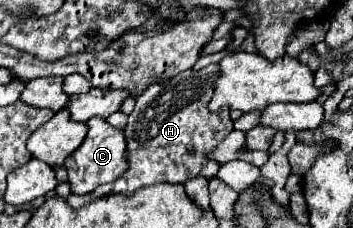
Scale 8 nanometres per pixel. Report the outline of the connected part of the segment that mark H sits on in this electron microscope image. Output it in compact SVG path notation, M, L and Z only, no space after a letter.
M208 65L200 71L186 69L176 77L160 83L152 83L138 99L134 111L128 115L128 125L124 127L126 143L128 143L128 171L124 177L116 179L110 185L98 187L90 195L74 197L72 193L66 197L70 207L80 207L90 203L96 197L108 193L134 193L144 185L154 183L184 183L190 177L214 177L218 171L218 163L208 159L206 153L214 149L234 127L230 119L230 109L210 111L208 101L214 93L218 65Z

